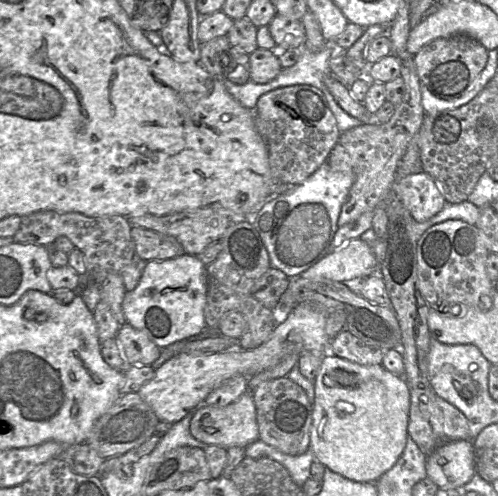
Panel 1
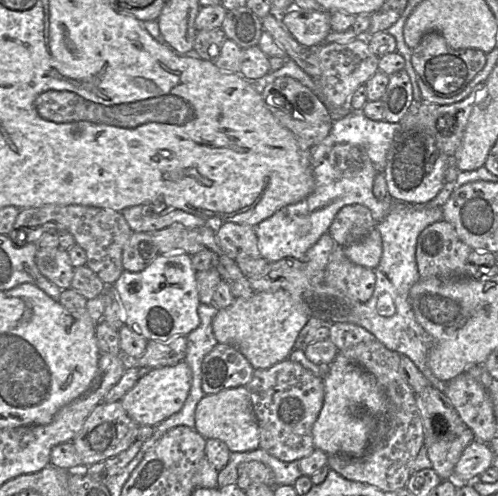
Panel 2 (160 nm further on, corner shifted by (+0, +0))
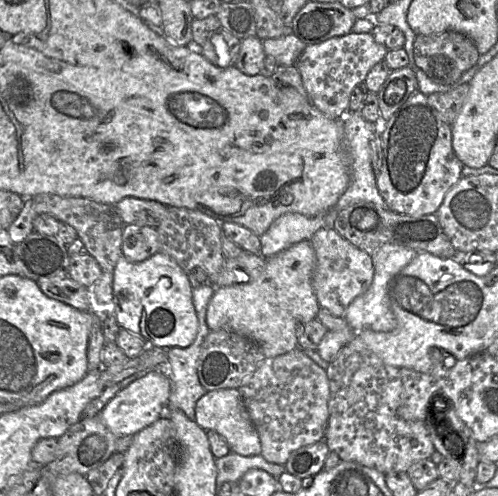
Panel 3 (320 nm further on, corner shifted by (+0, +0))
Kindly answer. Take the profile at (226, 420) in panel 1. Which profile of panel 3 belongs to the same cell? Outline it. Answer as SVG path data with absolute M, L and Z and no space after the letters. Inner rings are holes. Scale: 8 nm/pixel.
M239 389L207 391L196 403L195 421L205 431L215 431L227 442L231 452L242 456L261 454L259 434L250 418Z

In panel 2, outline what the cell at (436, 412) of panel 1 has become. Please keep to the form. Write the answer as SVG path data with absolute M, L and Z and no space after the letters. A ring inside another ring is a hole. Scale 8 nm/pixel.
M468 427L454 440L438 441L428 444L427 455L432 464L432 469L441 480L449 479L454 472L454 467L460 459L465 448L475 440L472 430Z

